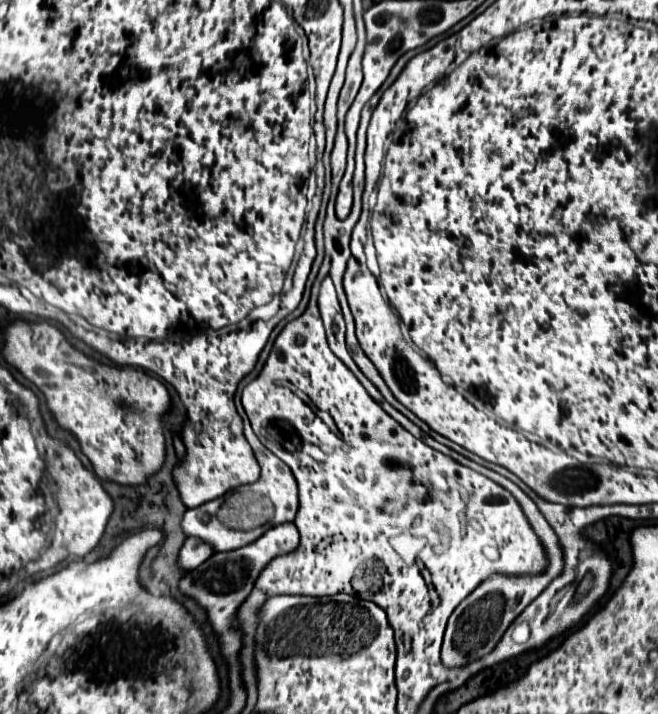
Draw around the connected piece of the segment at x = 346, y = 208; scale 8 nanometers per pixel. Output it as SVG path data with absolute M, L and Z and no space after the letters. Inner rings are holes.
M342 184L340 192L338 192L338 202L336 202L336 216L340 220L344 220L350 214L350 208L352 208L352 190L344 190L344 188L346 186Z

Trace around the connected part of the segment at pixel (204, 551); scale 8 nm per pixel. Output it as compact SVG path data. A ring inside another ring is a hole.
M188 538L178 554L178 568L180 570L192 570L196 566L200 566L204 560L208 560L212 556L212 548L210 544L196 540L196 538Z

